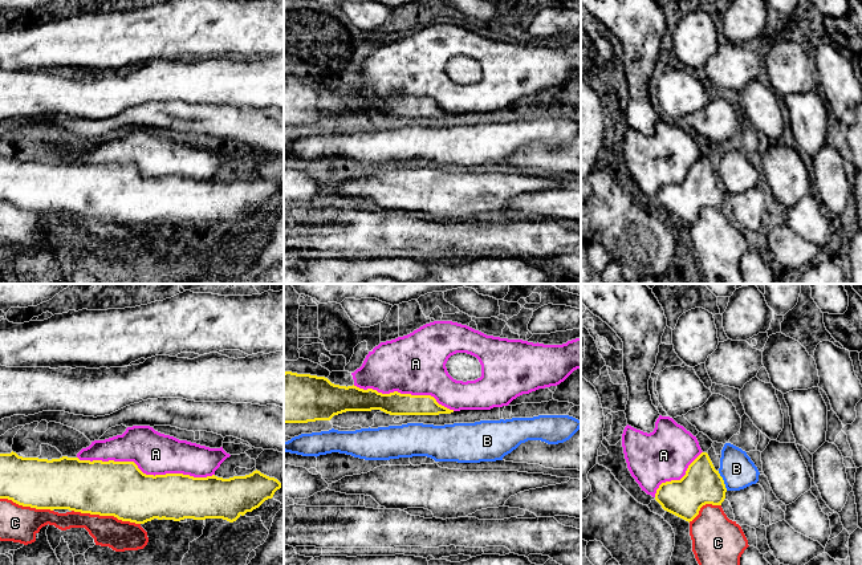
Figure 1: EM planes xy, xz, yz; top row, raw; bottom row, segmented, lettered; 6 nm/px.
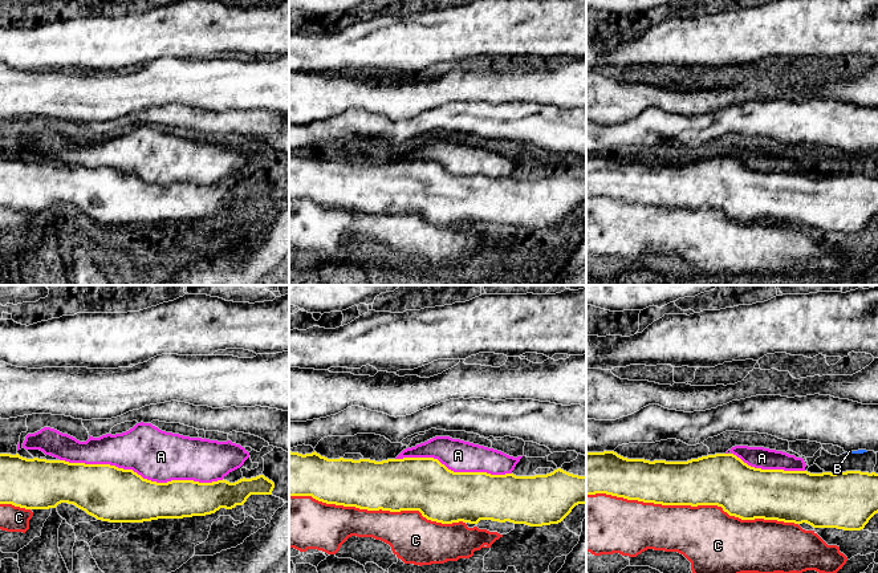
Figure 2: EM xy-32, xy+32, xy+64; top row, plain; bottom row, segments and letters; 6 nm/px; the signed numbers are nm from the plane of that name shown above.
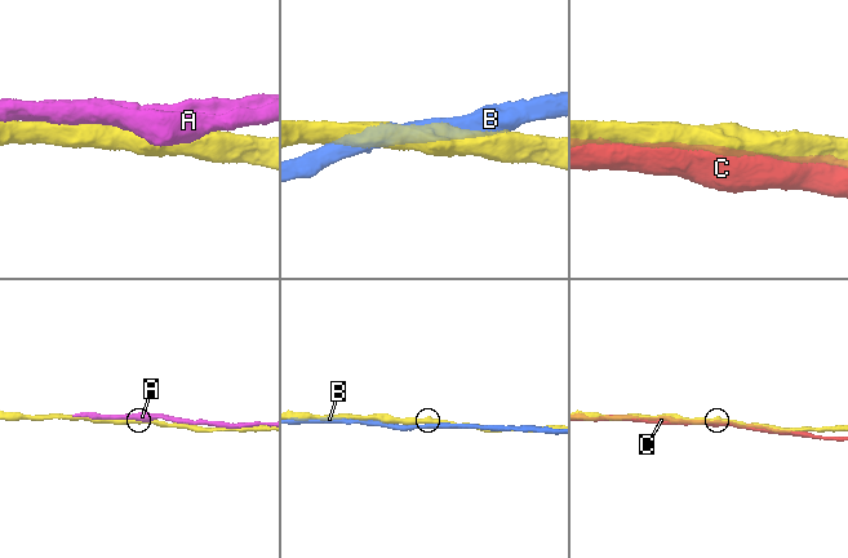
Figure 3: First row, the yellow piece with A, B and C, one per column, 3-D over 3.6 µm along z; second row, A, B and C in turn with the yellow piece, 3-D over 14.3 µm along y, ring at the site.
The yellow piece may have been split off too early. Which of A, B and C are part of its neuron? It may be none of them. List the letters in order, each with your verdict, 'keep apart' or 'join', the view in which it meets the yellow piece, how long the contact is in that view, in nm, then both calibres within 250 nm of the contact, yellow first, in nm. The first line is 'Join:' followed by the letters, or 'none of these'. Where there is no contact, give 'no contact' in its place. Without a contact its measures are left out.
Join: none of these
A: keep apart; contact in xy; length 850 nm; calibres 340 and 260 nm
B: keep apart; contact in yz; length 130 nm; calibres 240 and 200 nm
C: keep apart; contact in xy; length 420 nm; calibres 340 and 190 nm

